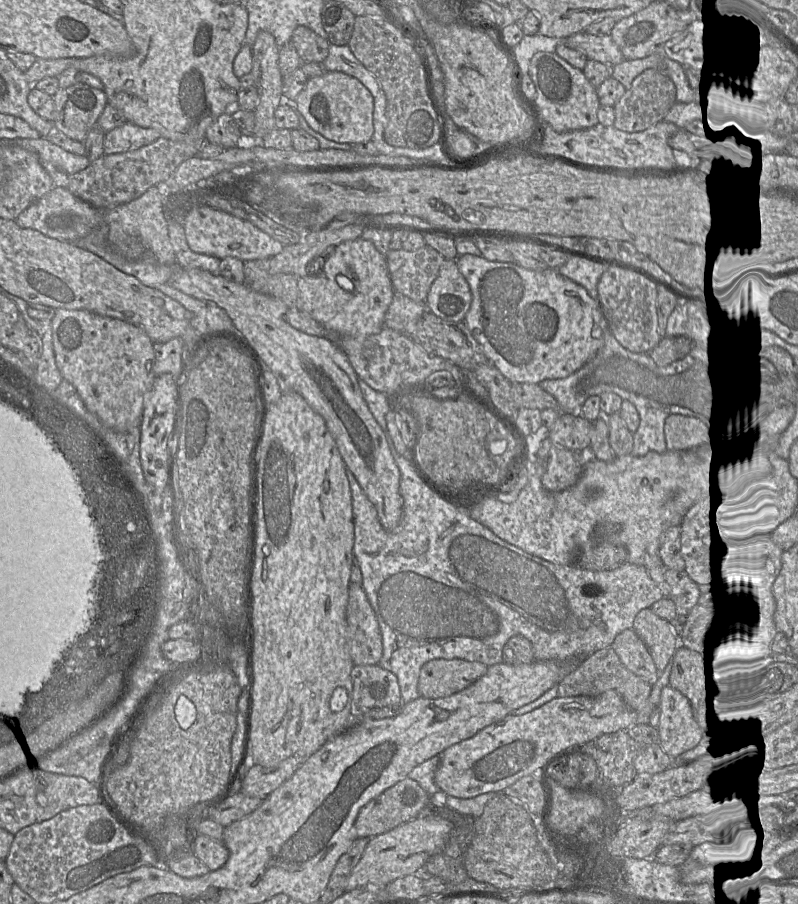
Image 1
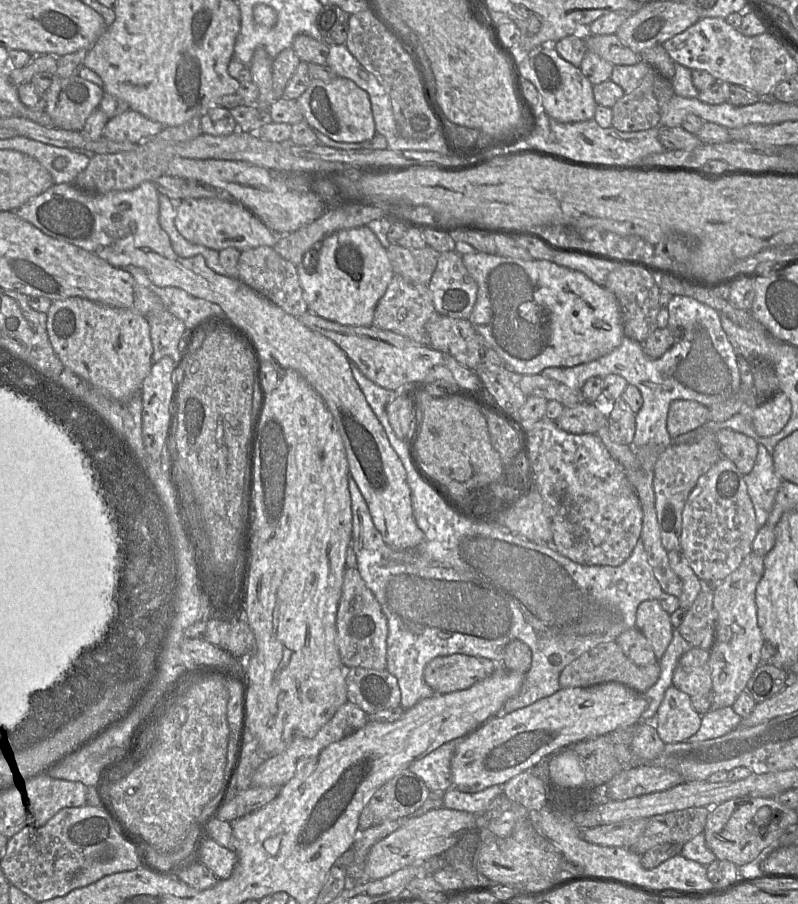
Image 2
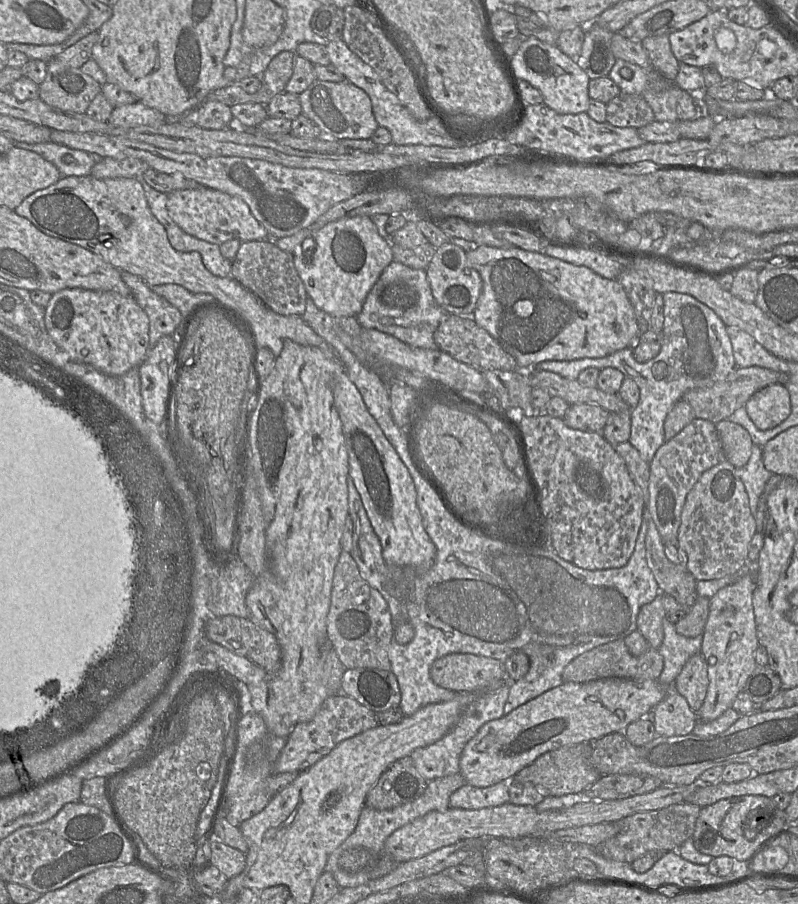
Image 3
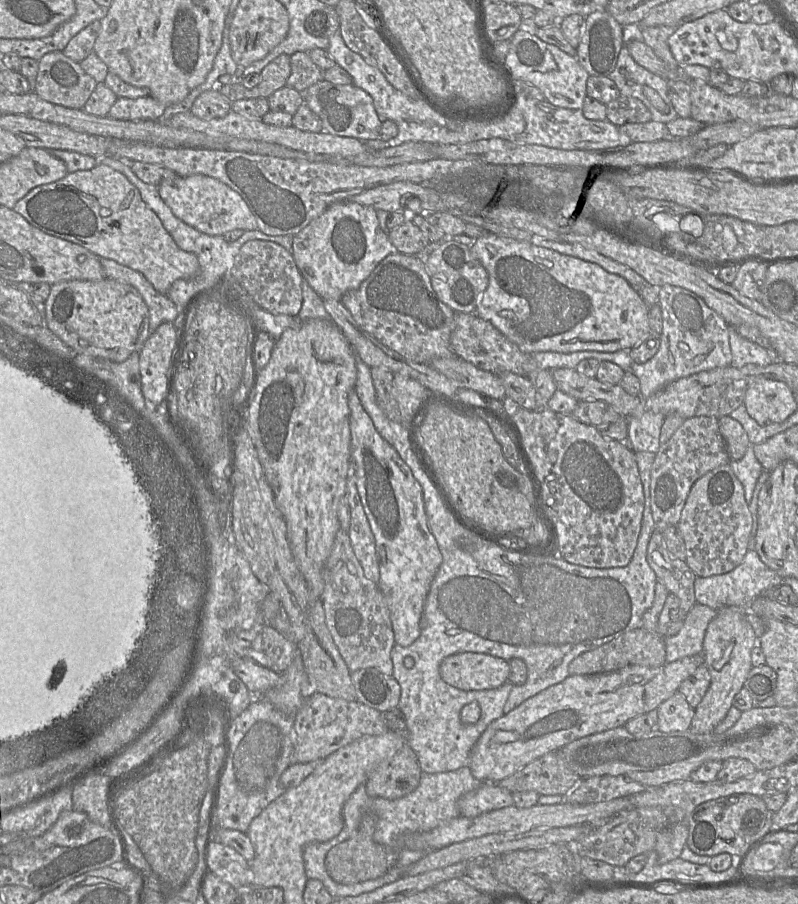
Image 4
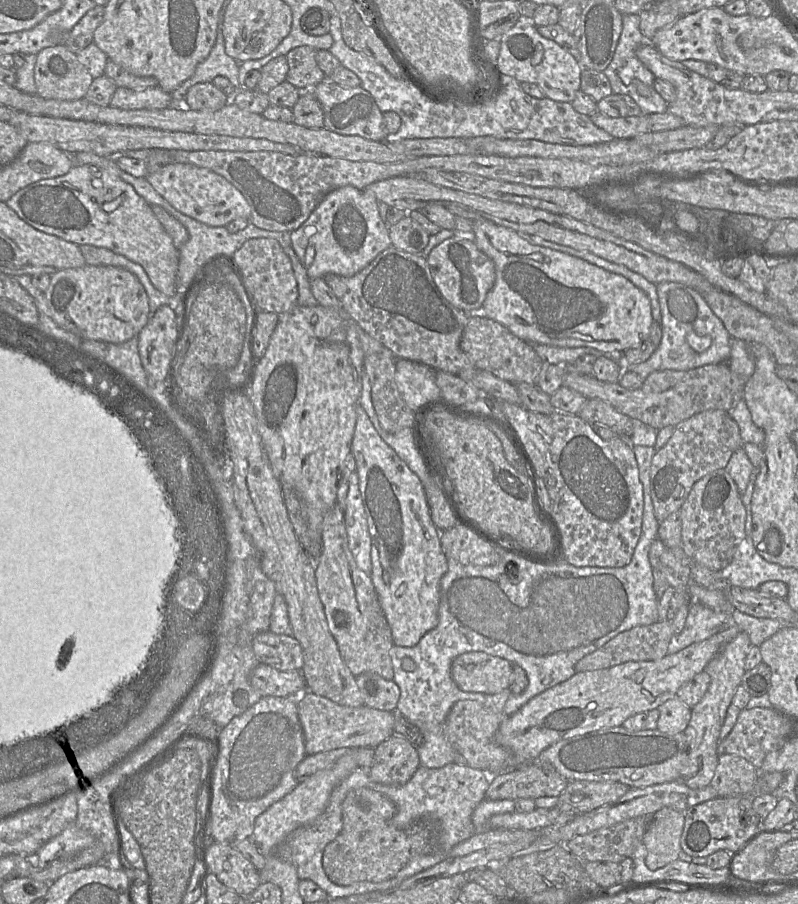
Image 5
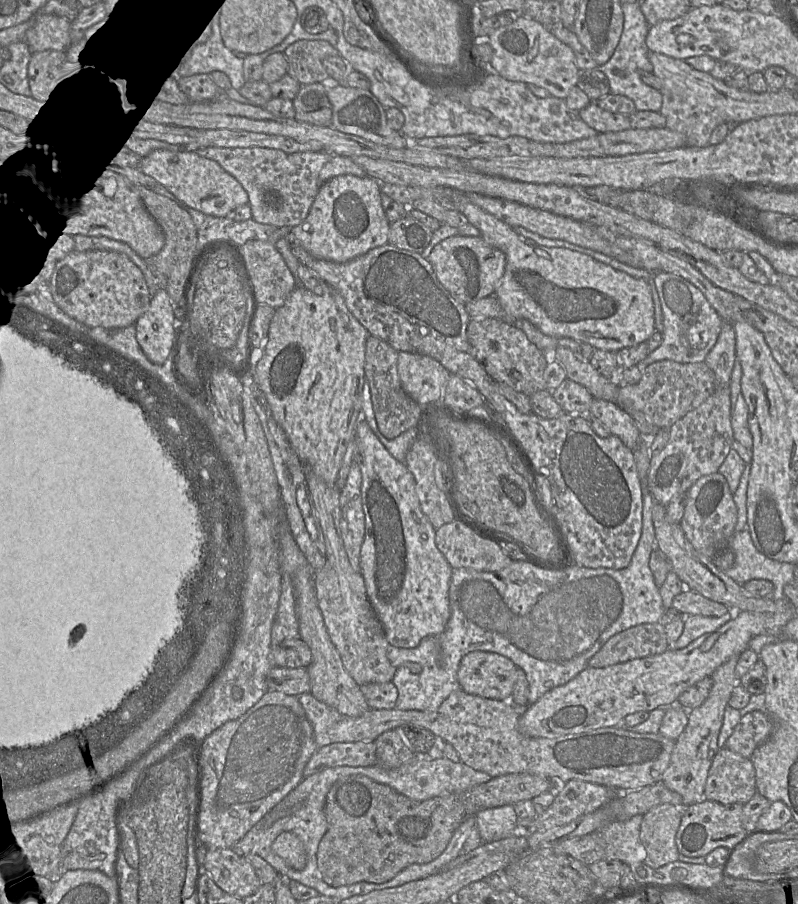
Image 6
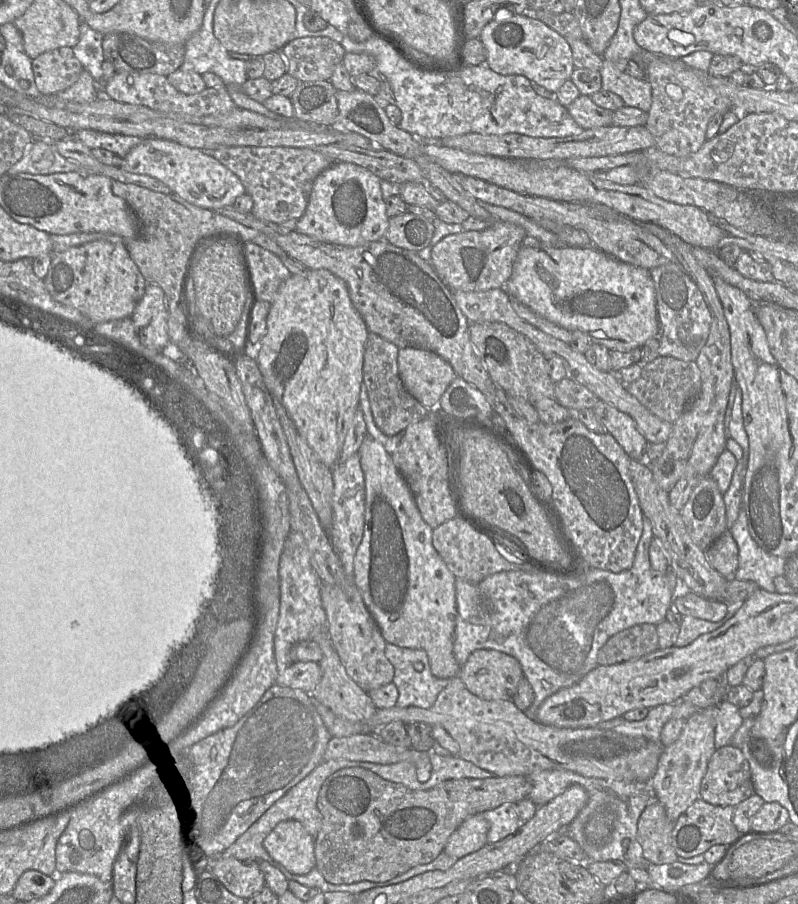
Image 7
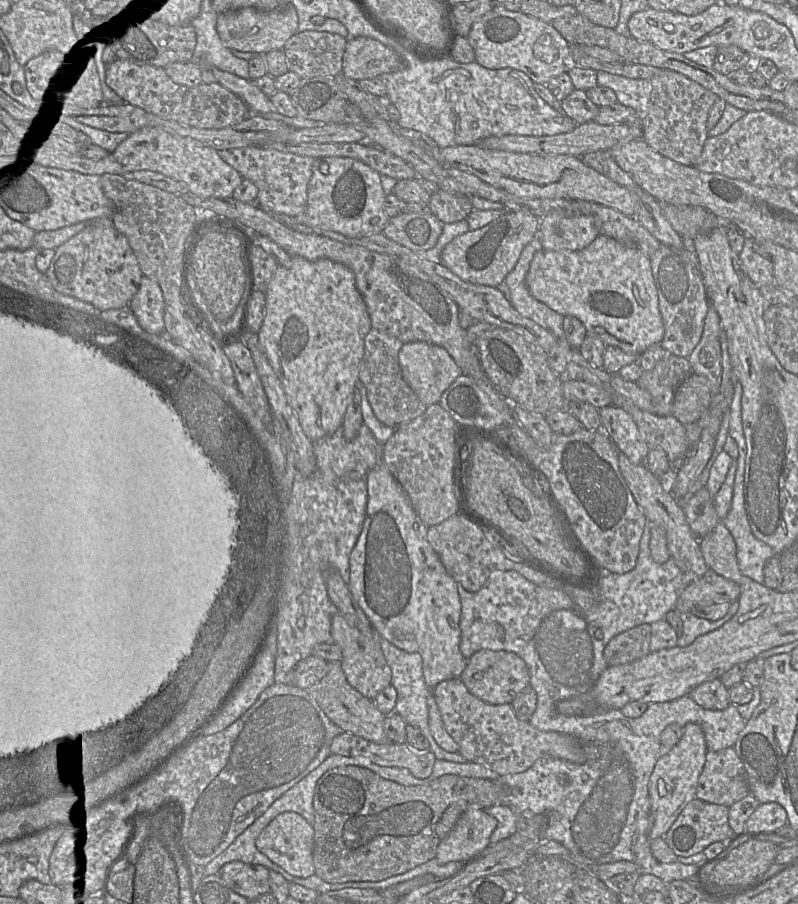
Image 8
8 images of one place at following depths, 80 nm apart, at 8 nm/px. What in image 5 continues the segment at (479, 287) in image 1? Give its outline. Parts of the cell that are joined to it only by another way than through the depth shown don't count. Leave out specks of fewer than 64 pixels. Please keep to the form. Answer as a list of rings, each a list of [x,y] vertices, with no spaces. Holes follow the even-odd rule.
[[[486,219],[473,221],[472,228],[472,231],[475,234],[476,246],[493,261],[496,273],[495,283],[482,304],[480,314],[503,325],[521,340],[528,344],[544,344],[564,348],[588,347],[611,354],[612,356],[619,355],[619,352],[625,352],[628,349],[636,348],[649,338],[650,327],[653,323],[649,298],[642,290],[637,288],[623,276],[608,272],[578,257],[549,248],[531,245],[524,240],[519,233]]]

